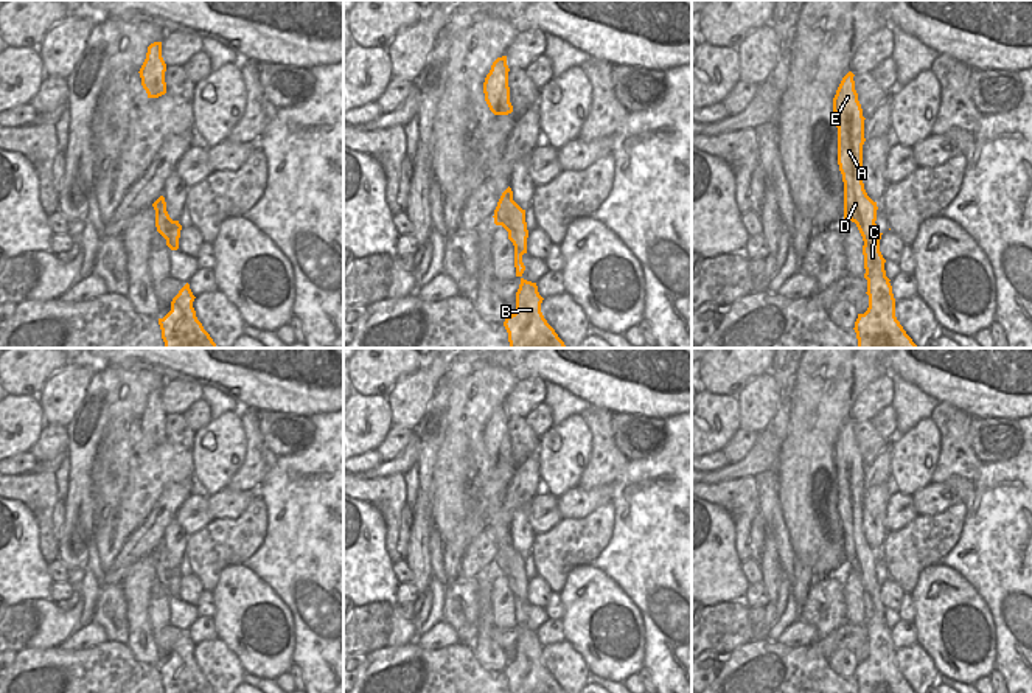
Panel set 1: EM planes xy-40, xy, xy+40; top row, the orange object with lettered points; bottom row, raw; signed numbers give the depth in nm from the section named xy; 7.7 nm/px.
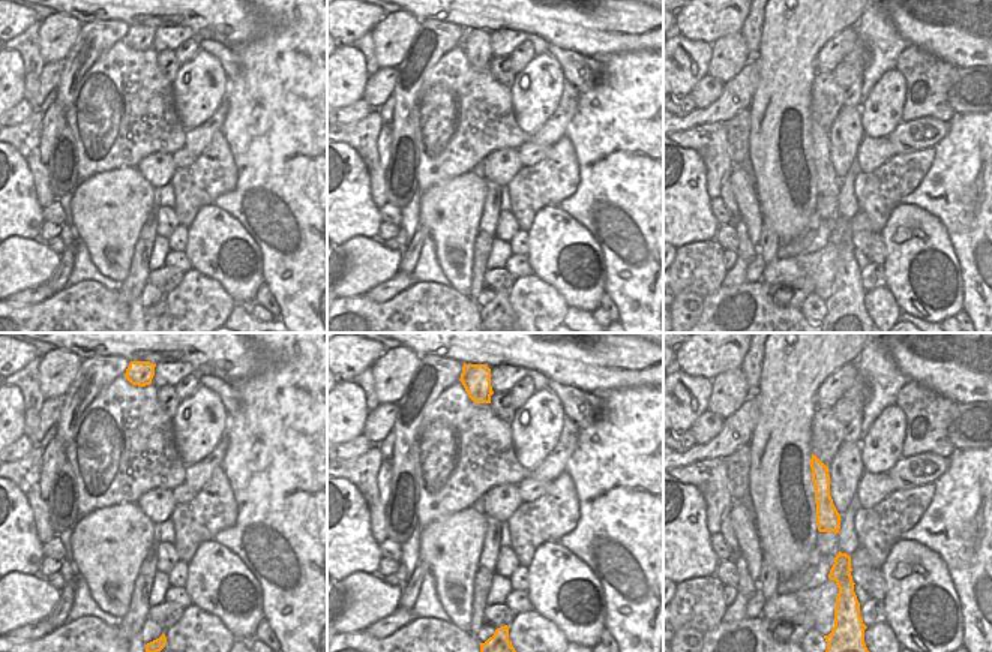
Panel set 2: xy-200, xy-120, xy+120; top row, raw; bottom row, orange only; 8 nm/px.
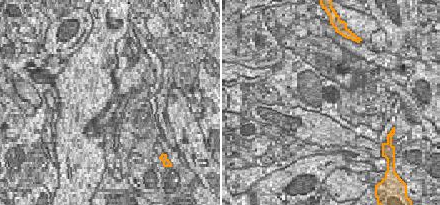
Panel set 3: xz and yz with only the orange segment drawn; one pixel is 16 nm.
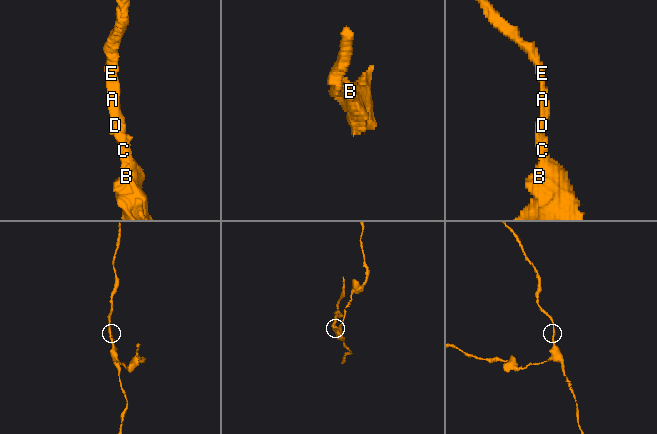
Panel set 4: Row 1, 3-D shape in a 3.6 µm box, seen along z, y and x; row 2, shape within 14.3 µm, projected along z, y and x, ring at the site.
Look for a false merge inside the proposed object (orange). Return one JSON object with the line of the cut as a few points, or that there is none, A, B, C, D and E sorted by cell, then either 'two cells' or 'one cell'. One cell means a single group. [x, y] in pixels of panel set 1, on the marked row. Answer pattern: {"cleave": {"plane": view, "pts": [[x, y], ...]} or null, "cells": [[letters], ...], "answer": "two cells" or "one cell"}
{"cleave": null, "cells": [["A", "B", "C", "D", "E"]], "answer": "one cell"}

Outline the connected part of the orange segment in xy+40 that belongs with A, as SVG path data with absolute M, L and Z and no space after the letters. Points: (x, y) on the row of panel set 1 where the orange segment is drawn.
M849 71L833 98L833 112L836 115L836 127L838 127L838 165L842 174L844 182L844 221L852 221L856 224L864 246L864 278L867 280L867 295L869 295L869 308L864 314L858 314L855 322L855 333L858 339L858 348L919 348L912 339L906 334L903 326L895 317L895 298L892 294L891 280L886 277L884 263L880 252L880 239L881 235L877 230L877 202L873 202L863 183L863 145L864 138L864 117L863 109L858 101L858 93L855 90L853 73Z

